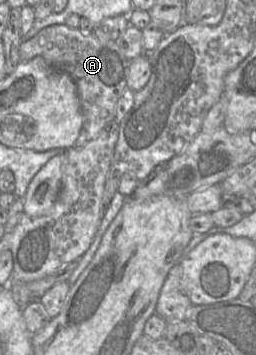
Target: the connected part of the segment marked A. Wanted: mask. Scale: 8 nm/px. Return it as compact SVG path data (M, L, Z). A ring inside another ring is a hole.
M56 24L41 29L29 40L23 41L19 46L19 56L22 61L41 56L53 67L68 73L75 82L83 121L74 148L80 148L94 139L114 119L117 101L127 89L131 62L116 41L101 40L93 33Z

